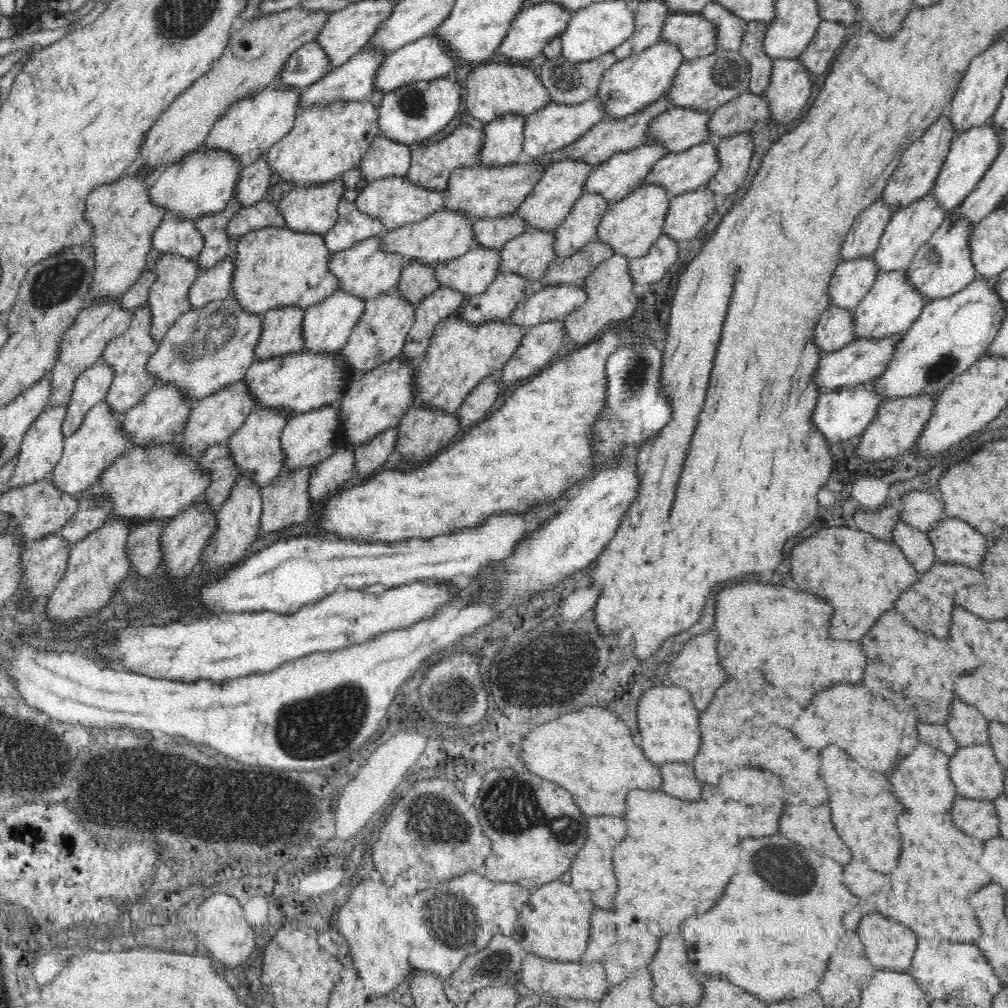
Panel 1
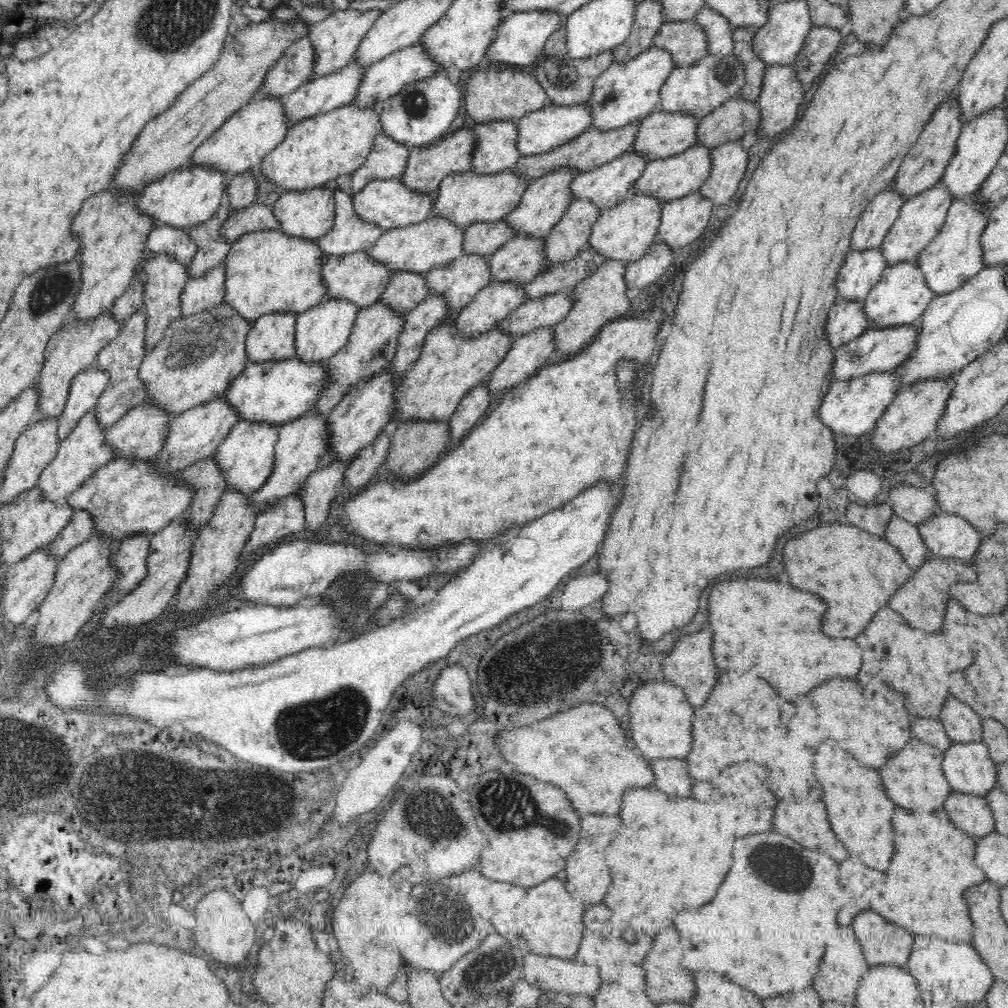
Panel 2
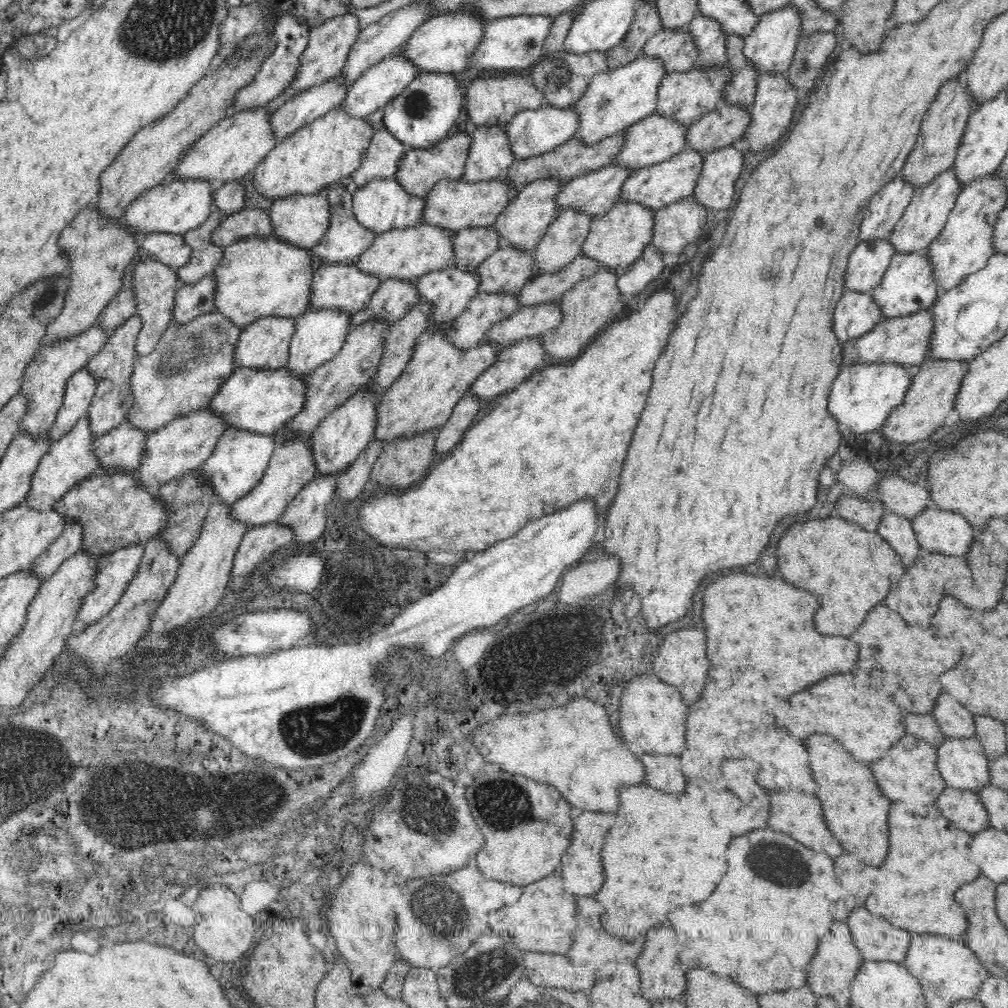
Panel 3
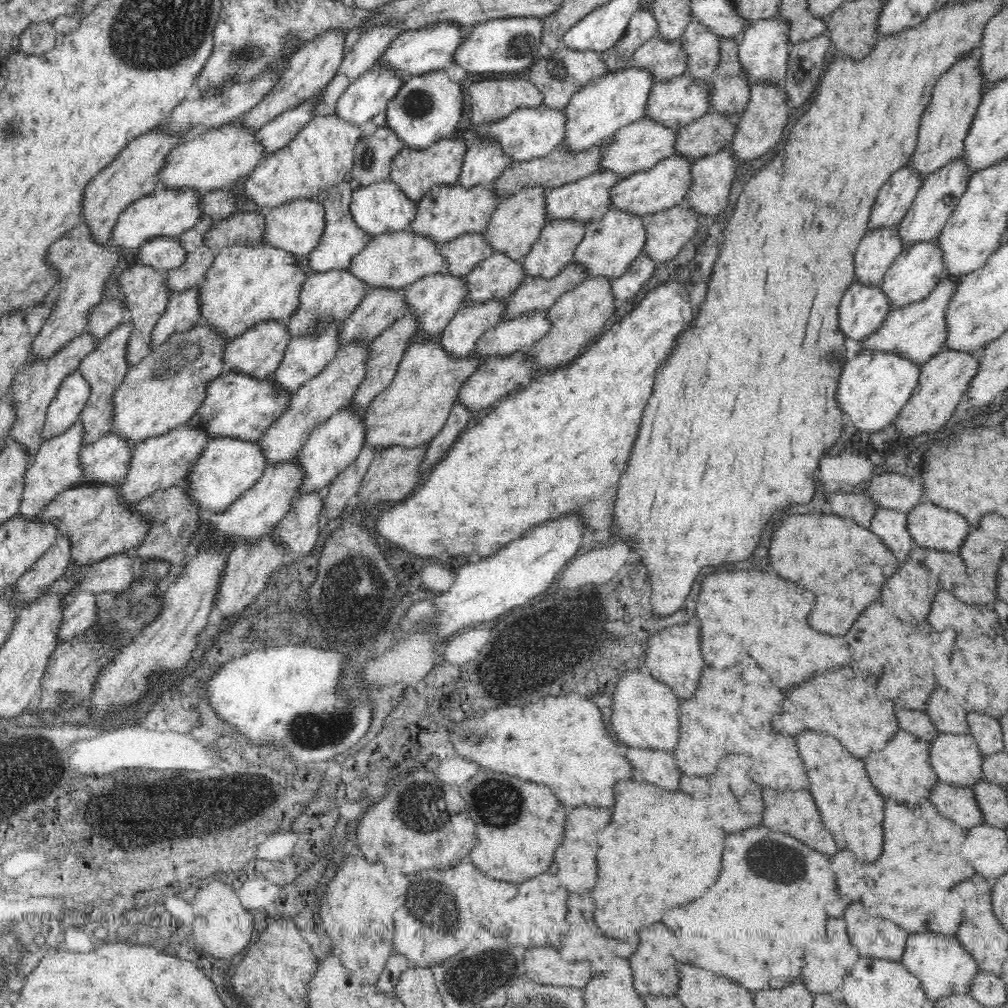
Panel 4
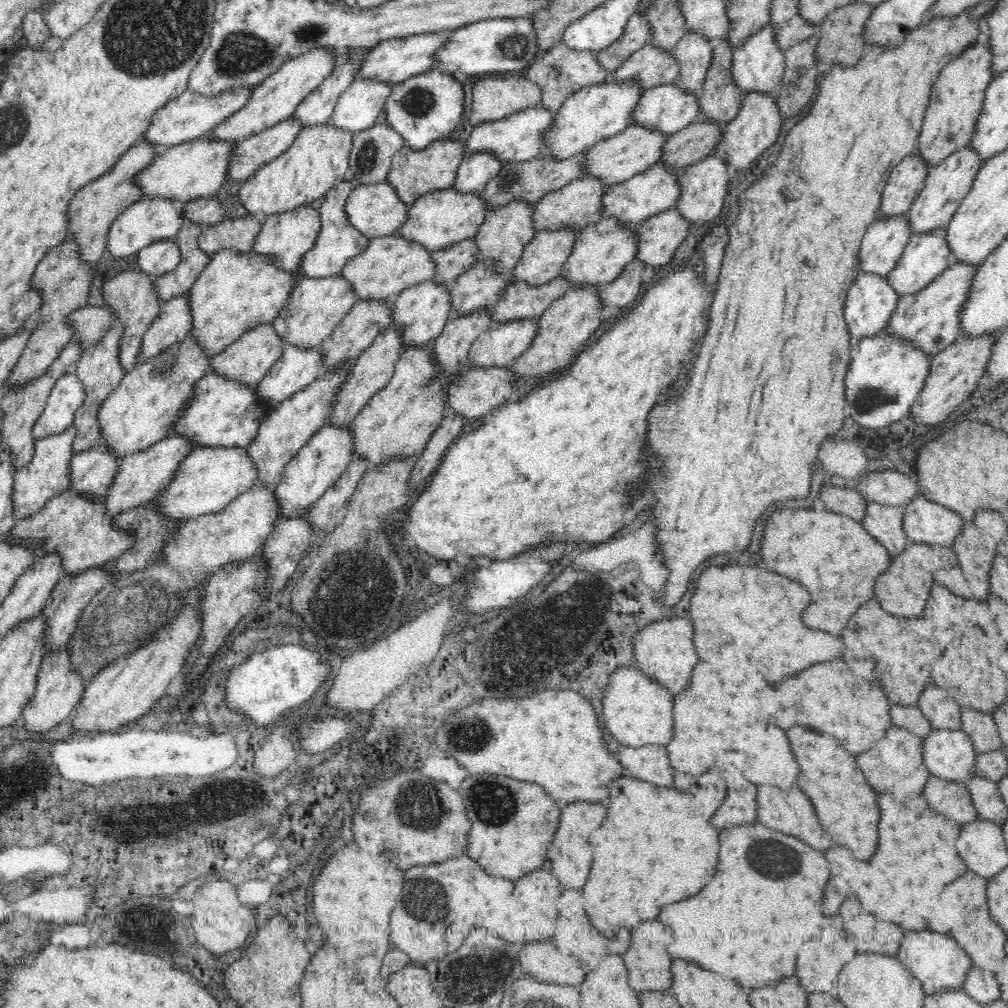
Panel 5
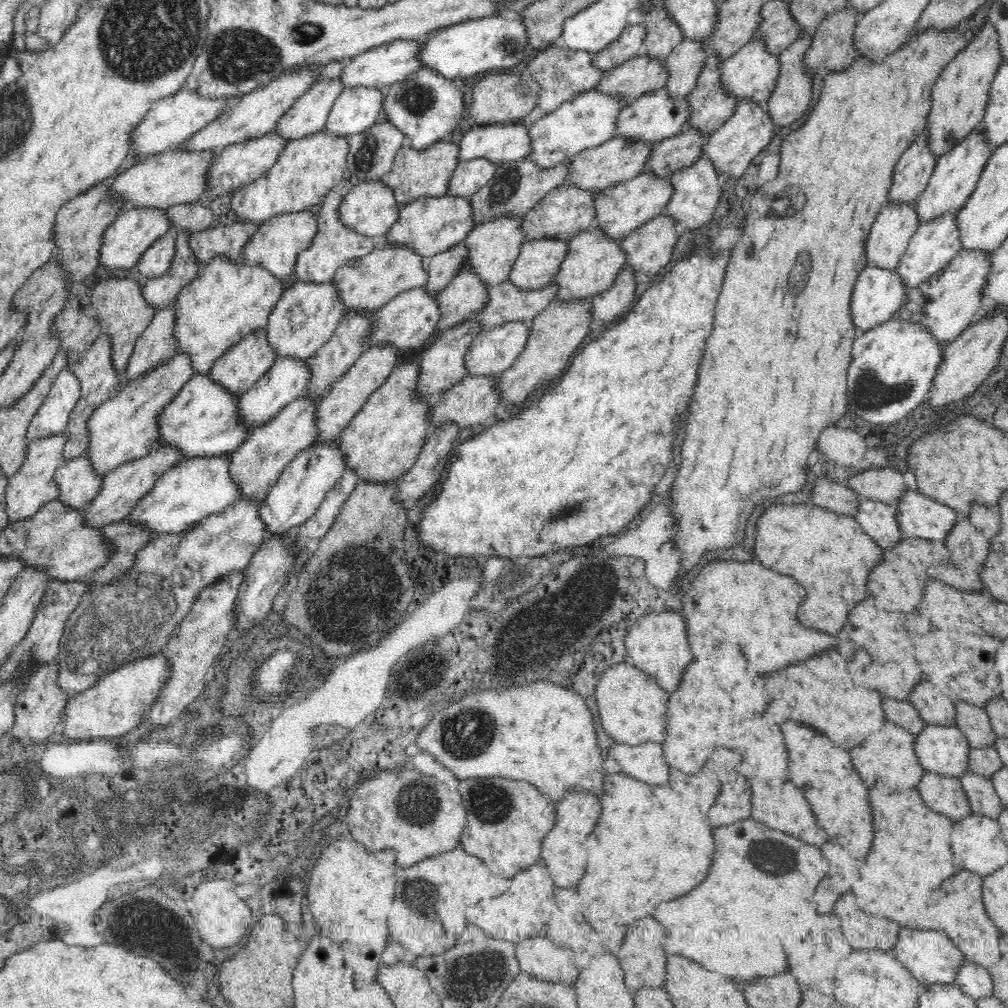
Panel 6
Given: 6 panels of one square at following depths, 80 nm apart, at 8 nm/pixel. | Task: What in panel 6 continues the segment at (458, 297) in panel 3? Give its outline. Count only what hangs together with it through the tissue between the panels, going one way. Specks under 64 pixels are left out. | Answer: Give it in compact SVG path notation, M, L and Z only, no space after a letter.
M425 286L410 289L396 295L391 301L381 306L373 317L373 324L370 325L369 346L392 346L401 352L418 349L425 340L436 330L436 323L440 320L440 303L437 302L438 293L428 292Z

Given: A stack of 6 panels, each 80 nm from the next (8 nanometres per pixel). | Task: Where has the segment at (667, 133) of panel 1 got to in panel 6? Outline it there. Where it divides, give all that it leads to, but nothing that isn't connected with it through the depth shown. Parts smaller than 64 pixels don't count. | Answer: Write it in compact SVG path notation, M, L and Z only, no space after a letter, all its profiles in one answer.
M614 136L610 140L599 144L598 147L587 148L579 152L576 157L571 158L566 183L569 186L583 188L585 191L599 192L618 183L632 180L646 170L654 144L649 140L633 142L630 139Z

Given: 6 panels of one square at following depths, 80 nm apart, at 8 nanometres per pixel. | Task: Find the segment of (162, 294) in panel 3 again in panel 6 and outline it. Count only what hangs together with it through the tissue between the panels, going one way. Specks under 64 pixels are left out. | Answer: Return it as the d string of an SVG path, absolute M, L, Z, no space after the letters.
M131 277L108 278L97 281L92 291L92 315L97 316L101 324L102 334L109 335L112 343L113 366L118 376L123 378L128 368L128 361L134 352L136 341L150 324L156 312L153 307L141 294L143 280L132 279Z

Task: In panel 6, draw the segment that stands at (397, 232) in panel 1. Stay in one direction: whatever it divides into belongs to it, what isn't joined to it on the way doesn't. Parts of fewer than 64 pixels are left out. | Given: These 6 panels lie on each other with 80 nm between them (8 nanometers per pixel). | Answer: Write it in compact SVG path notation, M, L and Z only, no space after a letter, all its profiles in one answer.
M385 238L377 239L372 253L351 260L333 276L338 298L345 304L345 314L375 312L401 292L425 286L428 280L424 257L406 246L390 246Z

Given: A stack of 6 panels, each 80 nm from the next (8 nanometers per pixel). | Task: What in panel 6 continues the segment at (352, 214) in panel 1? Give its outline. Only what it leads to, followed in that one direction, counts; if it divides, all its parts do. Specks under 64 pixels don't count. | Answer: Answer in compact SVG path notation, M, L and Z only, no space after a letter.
M342 178L342 180L340 180L340 182L338 182L338 184L336 184L336 186L334 186L334 188L332 188L332 190L328 192L328 194L326 194L324 202L316 210L318 232L316 233L314 240L312 240L310 248L305 249L304 252L302 252L300 256L297 257L294 274L297 277L298 281L302 281L305 283L328 282L330 280L333 280L335 272L340 267L343 267L344 264L350 263L351 260L358 259L373 252L373 249L375 248L376 239L373 239L371 237L364 237L359 232L353 231L351 228L346 227L338 218L340 216L339 206L353 186L353 179Z

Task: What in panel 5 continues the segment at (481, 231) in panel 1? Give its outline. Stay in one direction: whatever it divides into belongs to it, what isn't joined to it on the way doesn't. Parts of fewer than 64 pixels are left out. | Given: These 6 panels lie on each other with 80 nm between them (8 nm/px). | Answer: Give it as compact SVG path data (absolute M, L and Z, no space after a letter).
M474 237L435 251L432 257L437 266L434 279L451 286L464 271L470 270L480 260L481 254Z

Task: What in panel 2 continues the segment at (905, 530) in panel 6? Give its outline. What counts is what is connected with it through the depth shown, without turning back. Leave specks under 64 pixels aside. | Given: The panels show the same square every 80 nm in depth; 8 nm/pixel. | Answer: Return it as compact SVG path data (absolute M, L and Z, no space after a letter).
M936 512L934 516L917 525L921 538L929 548L930 554L941 558L956 558L973 565L977 549L980 548L982 534L979 533L966 519L958 515L949 515L944 512Z

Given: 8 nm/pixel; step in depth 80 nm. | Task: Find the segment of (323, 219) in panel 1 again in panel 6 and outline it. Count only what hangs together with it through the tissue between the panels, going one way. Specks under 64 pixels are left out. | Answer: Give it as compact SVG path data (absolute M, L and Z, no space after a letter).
M316 210L272 216L271 219L260 225L258 232L244 245L241 262L248 264L250 267L264 267L266 271L270 271L278 279L286 278L294 273L297 257L305 249L310 248L317 232Z

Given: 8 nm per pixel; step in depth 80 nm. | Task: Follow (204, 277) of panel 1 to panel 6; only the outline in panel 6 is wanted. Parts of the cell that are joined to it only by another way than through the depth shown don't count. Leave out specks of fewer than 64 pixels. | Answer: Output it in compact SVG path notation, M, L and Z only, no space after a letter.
M174 305L156 310L150 324L136 341L134 352L128 361L126 374L119 387L142 378L144 374L167 362L178 354L177 339L173 336Z

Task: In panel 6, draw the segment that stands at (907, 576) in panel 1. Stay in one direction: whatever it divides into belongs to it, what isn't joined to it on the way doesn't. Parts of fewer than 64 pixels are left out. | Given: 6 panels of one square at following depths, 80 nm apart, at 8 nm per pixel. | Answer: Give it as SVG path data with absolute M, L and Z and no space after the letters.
M778 504L768 508L758 518L756 534L756 556L772 570L778 570L786 576L794 576L800 586L806 588L806 600L798 610L798 620L806 628L814 628L822 633L836 634L844 628L848 612L866 598L868 590L868 572L881 563L885 549L857 523L855 517L827 511L821 507L804 506L804 504Z

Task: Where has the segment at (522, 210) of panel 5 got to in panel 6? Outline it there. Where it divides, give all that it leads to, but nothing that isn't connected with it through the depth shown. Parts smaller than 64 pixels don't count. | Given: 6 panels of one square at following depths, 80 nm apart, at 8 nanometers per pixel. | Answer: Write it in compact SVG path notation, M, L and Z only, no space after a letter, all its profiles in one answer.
M507 216L490 220L488 223L477 223L465 236L464 245L469 249L466 267L476 274L485 286L492 287L509 278L516 257L519 256L522 243L526 241L525 232L521 230L522 216Z

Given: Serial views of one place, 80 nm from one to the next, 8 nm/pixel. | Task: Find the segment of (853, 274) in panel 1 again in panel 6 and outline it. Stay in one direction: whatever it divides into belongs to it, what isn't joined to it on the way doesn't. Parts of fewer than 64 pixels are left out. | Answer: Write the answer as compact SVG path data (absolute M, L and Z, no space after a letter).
M892 202L883 207L868 232L864 246L867 266L894 270L918 224L919 215L914 204Z

